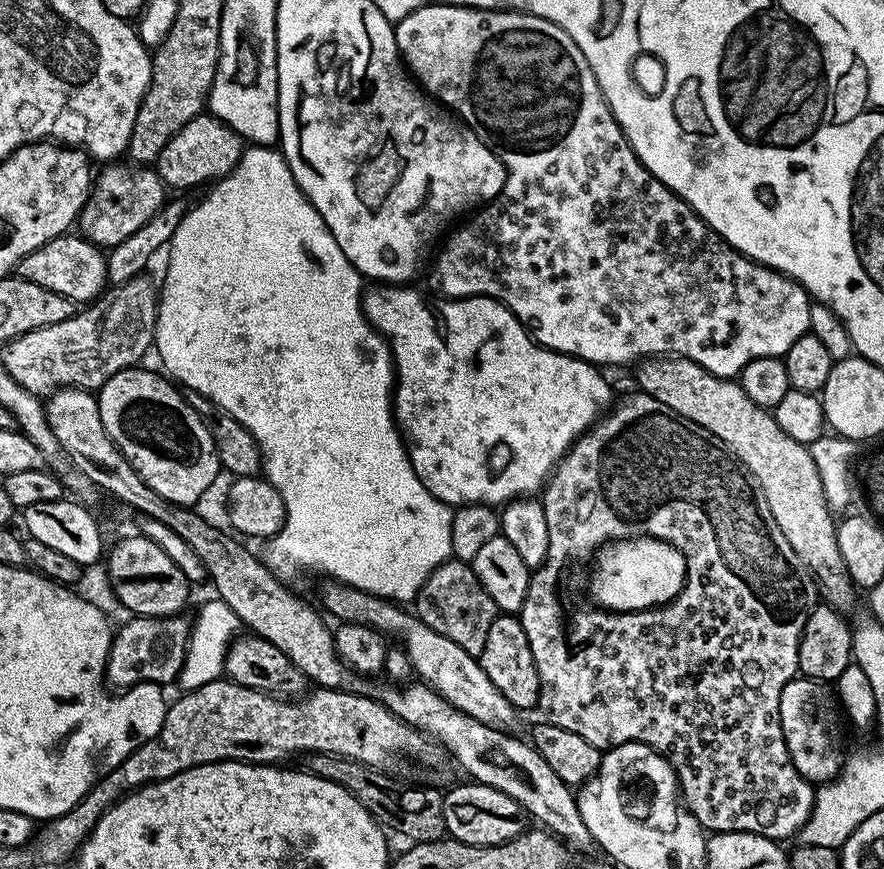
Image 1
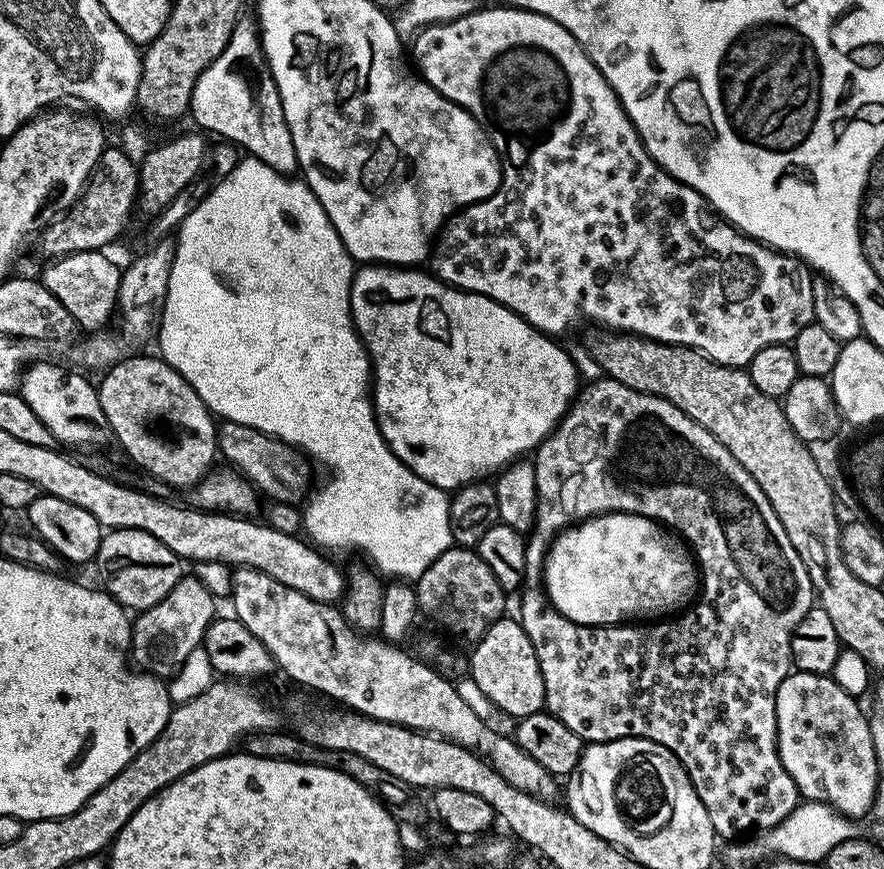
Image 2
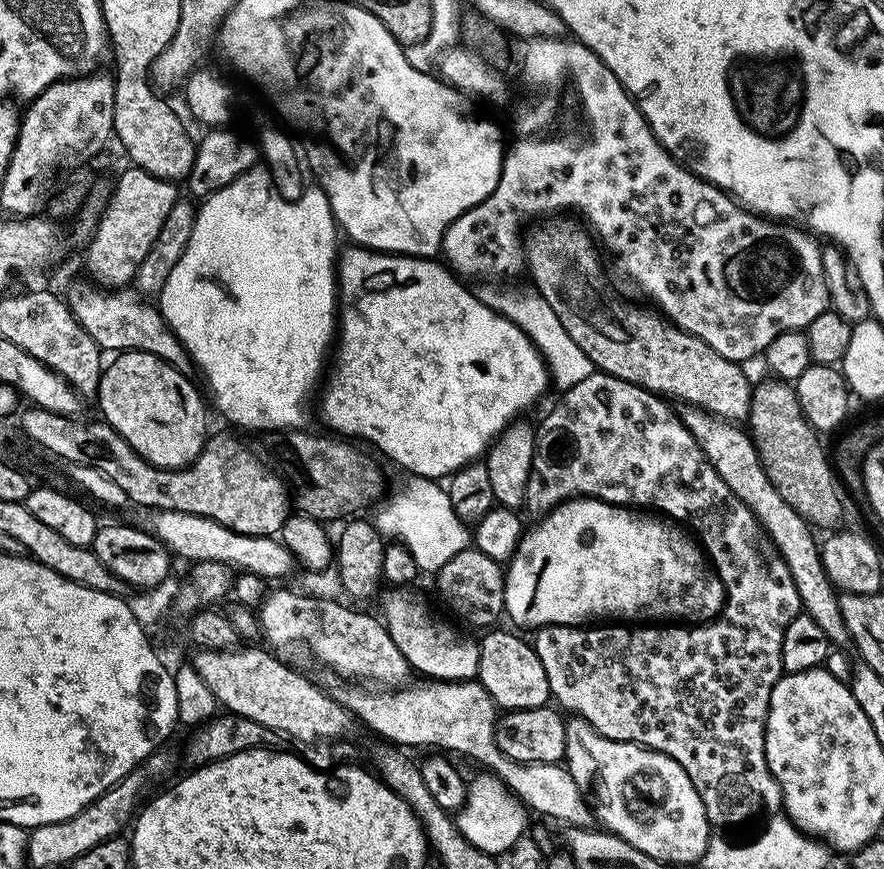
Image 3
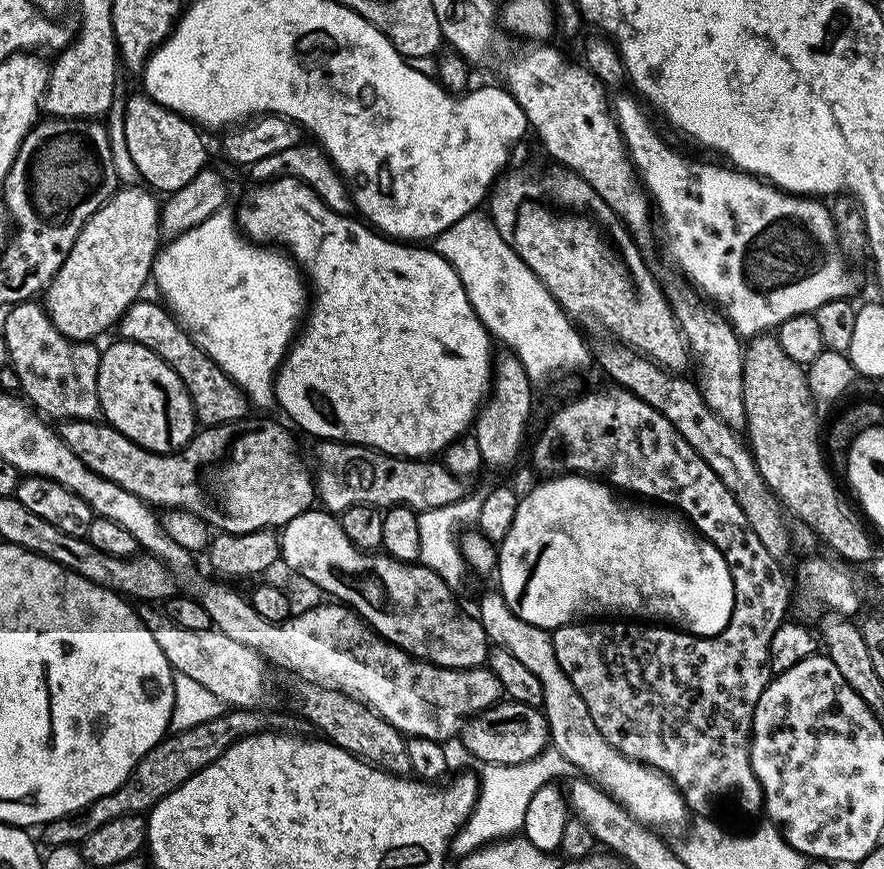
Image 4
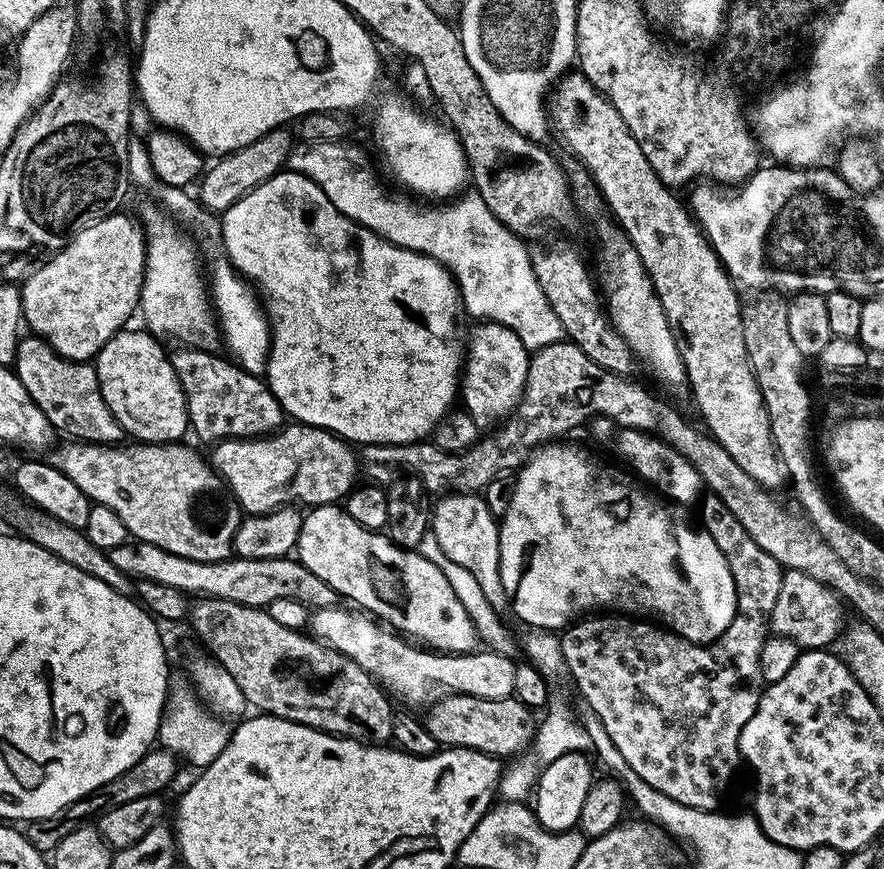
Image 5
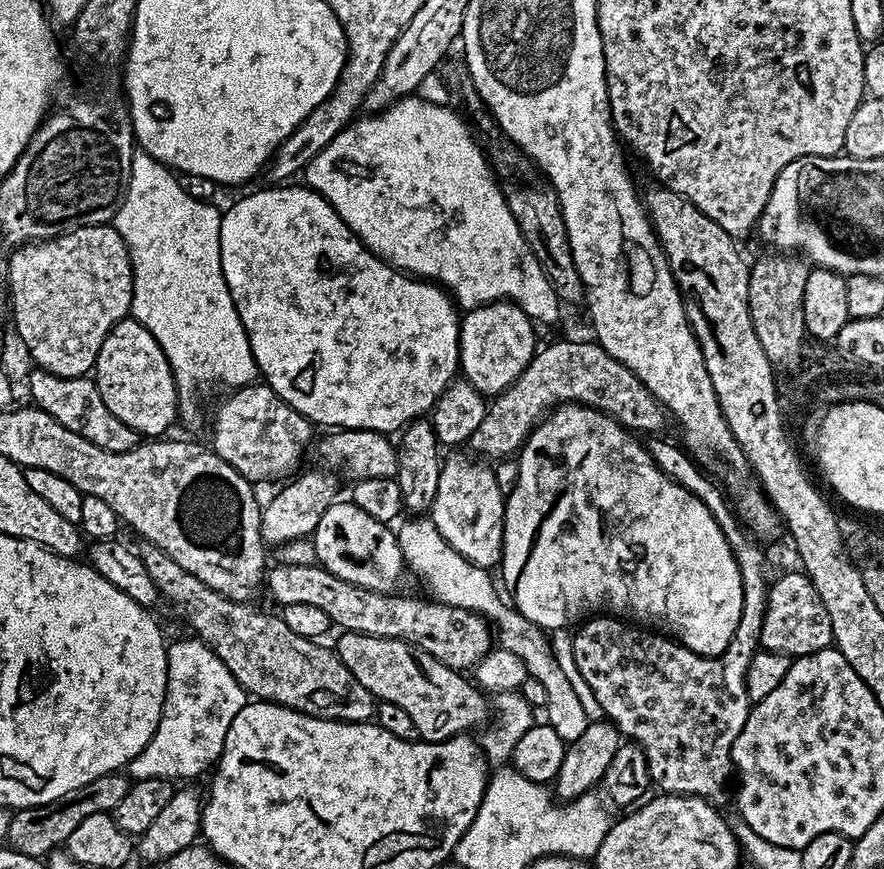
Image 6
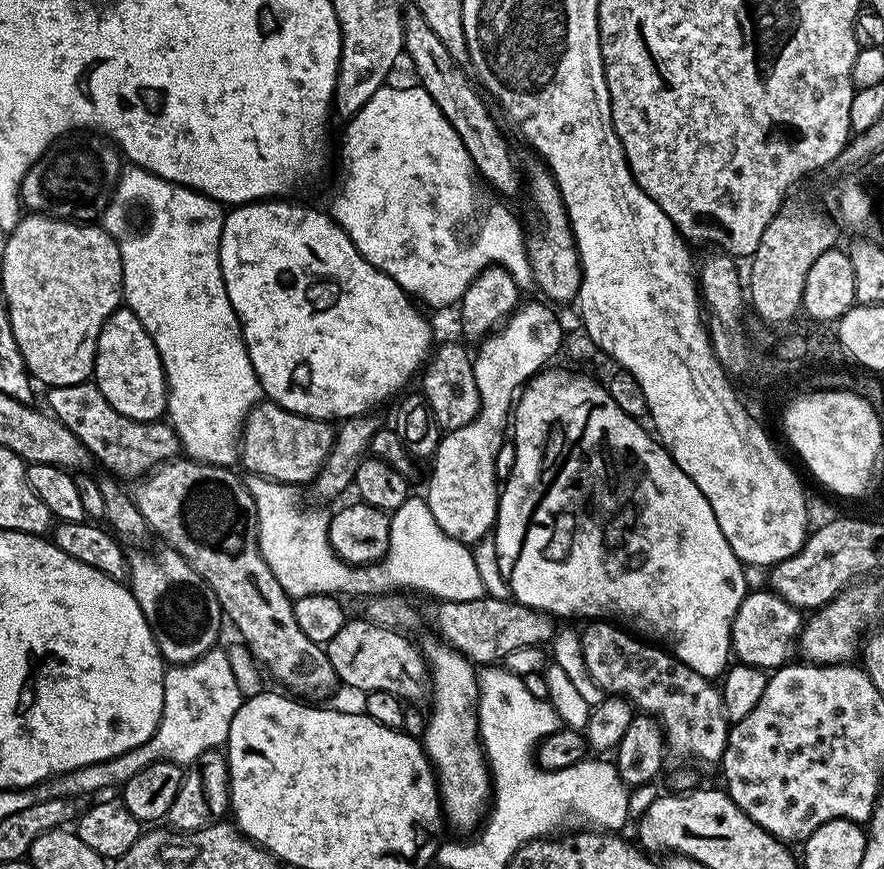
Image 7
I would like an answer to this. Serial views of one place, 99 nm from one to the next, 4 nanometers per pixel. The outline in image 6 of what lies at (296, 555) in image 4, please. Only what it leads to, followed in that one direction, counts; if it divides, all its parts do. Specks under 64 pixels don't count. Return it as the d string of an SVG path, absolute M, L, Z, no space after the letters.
M337 502L322 514L316 531L310 537L312 548L321 568L330 574L375 592L395 593L400 584L399 576L405 574L406 565L399 548L397 533L391 527L358 510L351 502Z

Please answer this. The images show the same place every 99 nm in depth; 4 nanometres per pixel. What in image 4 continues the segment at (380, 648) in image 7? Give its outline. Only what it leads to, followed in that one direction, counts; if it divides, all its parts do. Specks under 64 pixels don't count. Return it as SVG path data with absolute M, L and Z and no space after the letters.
M505 699L485 712L467 717L463 724L460 740L465 750L474 759L480 760L481 765L530 762L536 755L546 751L550 744L548 723L543 711L535 704L520 704L517 700Z

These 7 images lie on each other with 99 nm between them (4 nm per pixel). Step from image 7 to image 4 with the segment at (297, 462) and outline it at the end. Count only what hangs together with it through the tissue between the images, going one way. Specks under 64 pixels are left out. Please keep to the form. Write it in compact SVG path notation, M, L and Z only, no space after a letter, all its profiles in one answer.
M141 298L124 311L118 325L118 336L135 344L154 350L186 386L201 425L229 424L231 420L243 420L249 415L250 405L244 392L215 362L189 338L187 330L176 321L163 303Z

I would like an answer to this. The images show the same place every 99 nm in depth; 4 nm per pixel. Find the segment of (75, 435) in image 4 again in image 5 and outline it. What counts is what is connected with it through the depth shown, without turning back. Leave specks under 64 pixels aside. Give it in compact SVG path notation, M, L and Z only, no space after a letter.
M299 422L285 423L267 436L219 441L211 452L210 463L224 481L231 499L254 516L272 512L289 501L300 506L339 505L357 487L356 475L359 477L362 472L361 457L349 441L318 426Z

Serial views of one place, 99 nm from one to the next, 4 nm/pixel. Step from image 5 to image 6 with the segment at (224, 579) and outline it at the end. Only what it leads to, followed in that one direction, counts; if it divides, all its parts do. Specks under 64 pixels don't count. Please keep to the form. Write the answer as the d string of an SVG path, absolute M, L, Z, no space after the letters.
M277 563L275 567L267 569L266 589L277 600L277 605L318 606L332 619L337 629L345 632L404 640L457 670L475 669L477 662L494 647L493 625L477 612L433 602L428 598L415 600L412 596L366 590L330 574L319 563Z

